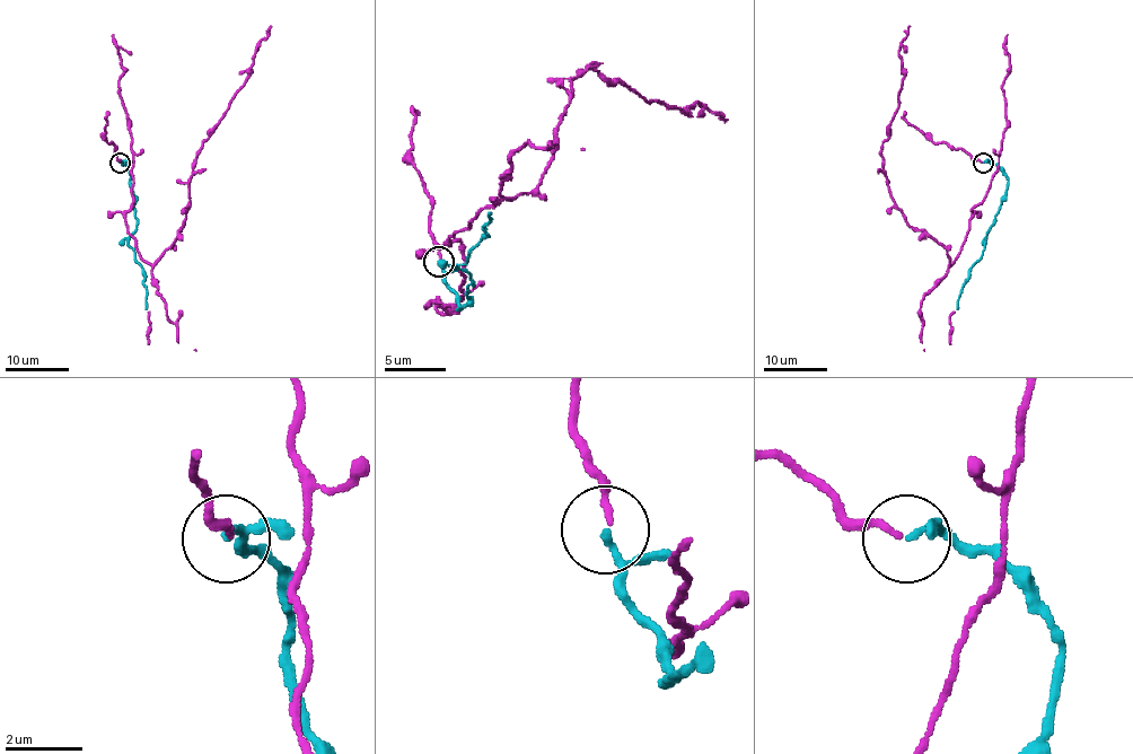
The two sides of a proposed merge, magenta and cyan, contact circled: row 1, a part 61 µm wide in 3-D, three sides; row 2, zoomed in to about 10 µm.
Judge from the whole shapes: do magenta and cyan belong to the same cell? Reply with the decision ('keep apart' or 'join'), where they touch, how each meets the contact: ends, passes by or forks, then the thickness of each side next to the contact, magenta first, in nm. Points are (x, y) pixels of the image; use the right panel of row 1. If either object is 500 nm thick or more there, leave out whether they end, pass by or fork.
join; at (983, 163); magenta ends there; cyan passes by; 150 nm thick on the magenta side, 110 nm on the other

